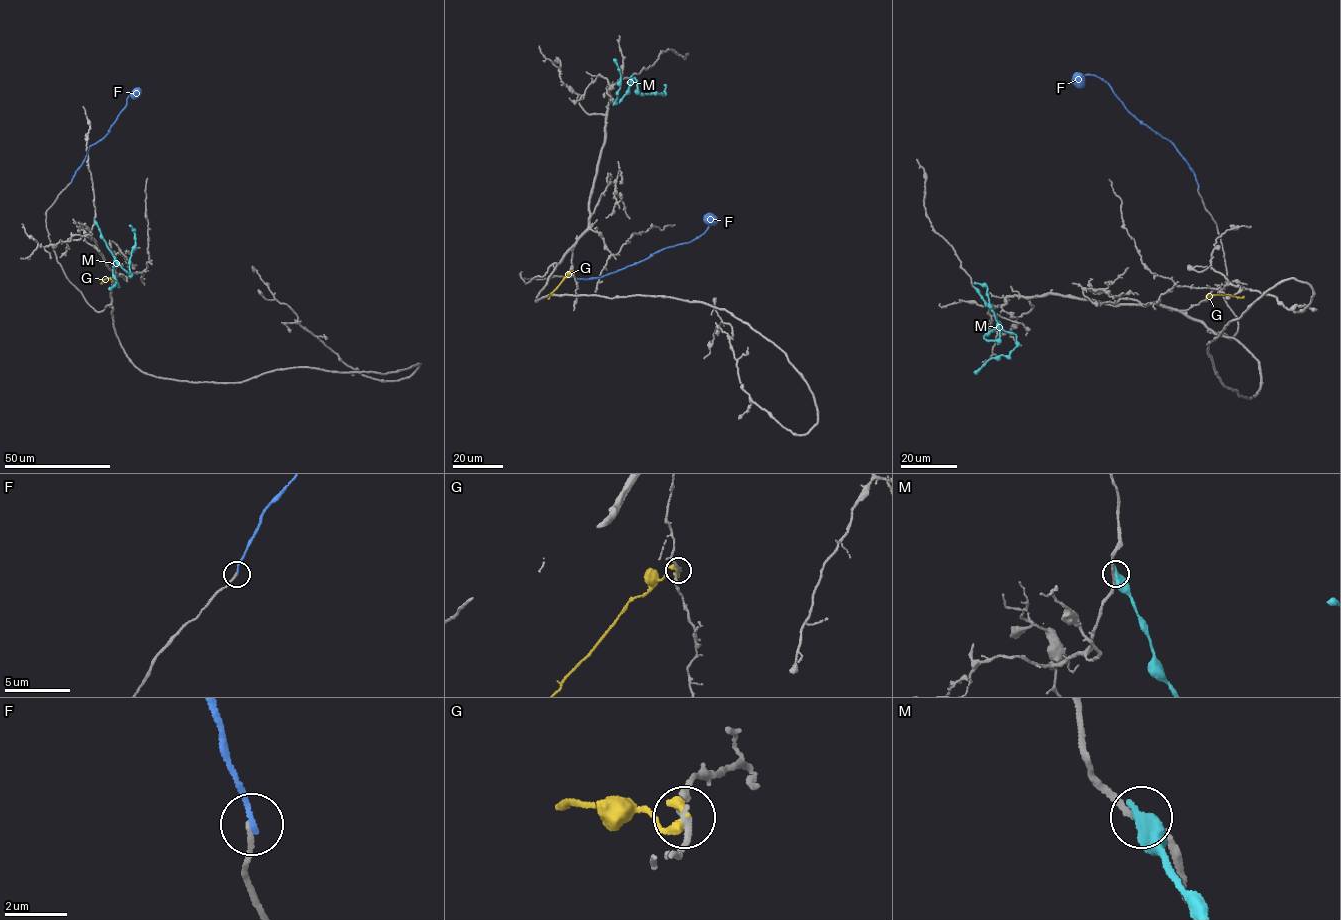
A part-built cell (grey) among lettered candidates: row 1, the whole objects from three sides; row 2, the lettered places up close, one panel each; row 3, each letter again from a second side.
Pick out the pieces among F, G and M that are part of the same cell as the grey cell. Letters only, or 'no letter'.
no letter

